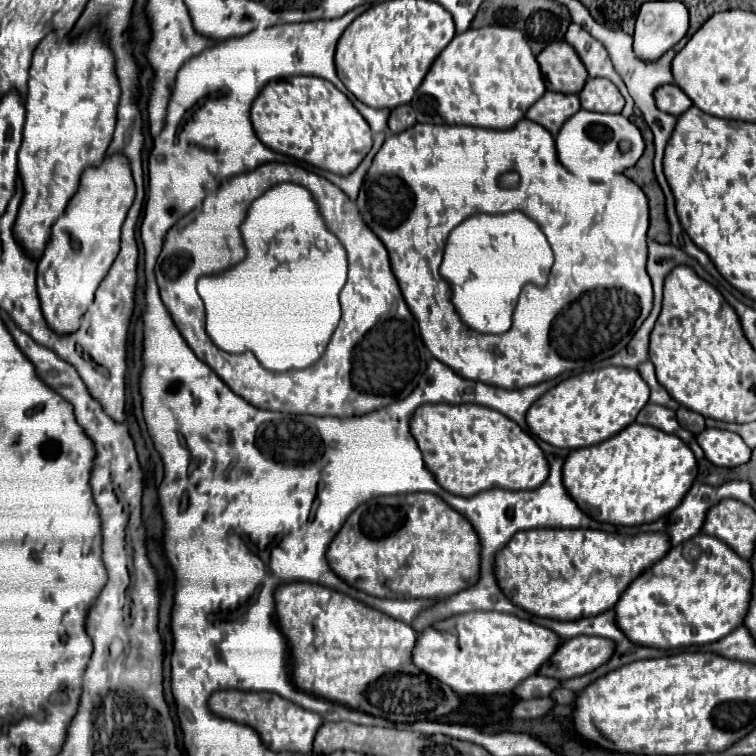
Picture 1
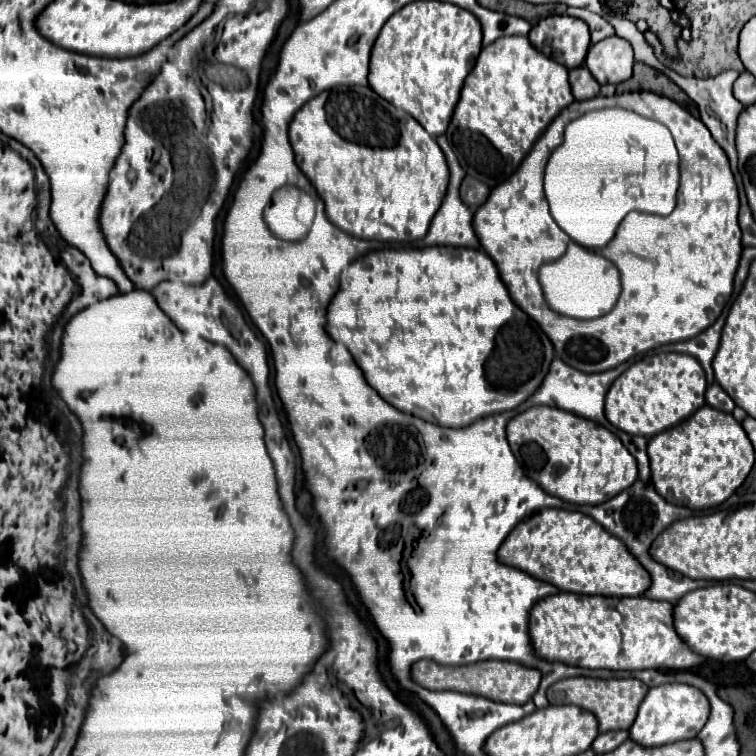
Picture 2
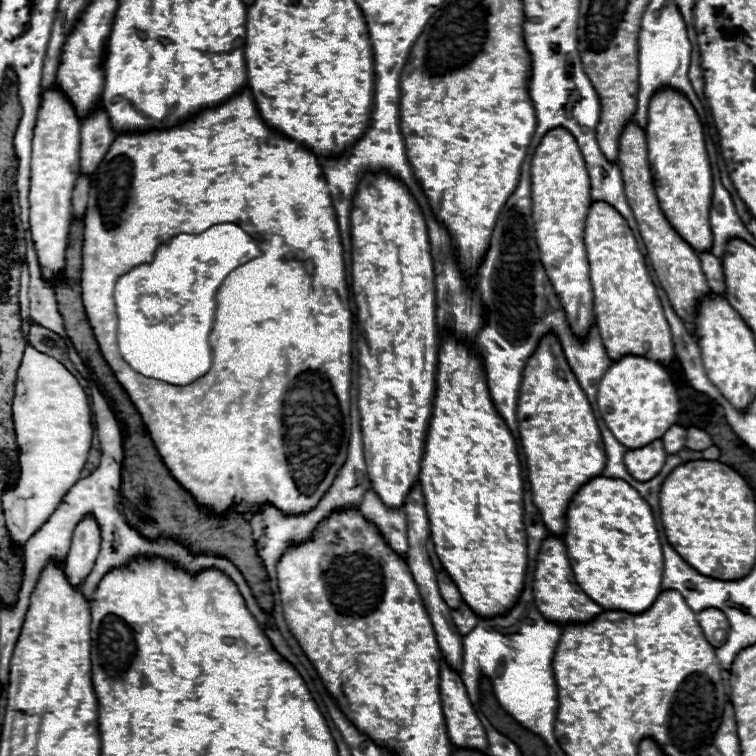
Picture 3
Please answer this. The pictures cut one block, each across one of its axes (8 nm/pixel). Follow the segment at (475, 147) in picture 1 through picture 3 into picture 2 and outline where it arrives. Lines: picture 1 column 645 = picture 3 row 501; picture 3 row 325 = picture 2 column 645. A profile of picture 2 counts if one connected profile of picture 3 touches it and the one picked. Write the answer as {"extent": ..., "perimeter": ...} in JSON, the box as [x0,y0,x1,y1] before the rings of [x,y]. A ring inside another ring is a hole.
{"extent":[472,90,742,372],"perimeter":[[[636,90],[612,98],[596,96],[592,100],[576,100],[564,108],[522,160],[512,178],[490,192],[486,204],[476,210],[472,224],[480,244],[496,262],[512,300],[548,334],[556,356],[580,372],[604,372],[656,346],[698,336],[704,328],[716,322],[734,290],[734,276],[742,252],[738,210],[738,188],[728,156],[710,136],[704,122],[694,118],[674,100],[654,92]],[[608,106],[632,110],[670,128],[682,160],[678,204],[670,216],[630,212],[622,220],[612,244],[602,248],[602,256],[620,272],[620,300],[608,316],[596,320],[572,320],[552,312],[552,308],[544,304],[544,290],[536,276],[538,268],[560,258],[570,242],[548,212],[548,202],[542,190],[544,166],[552,150],[562,144],[562,132],[570,120],[588,110]]]}

